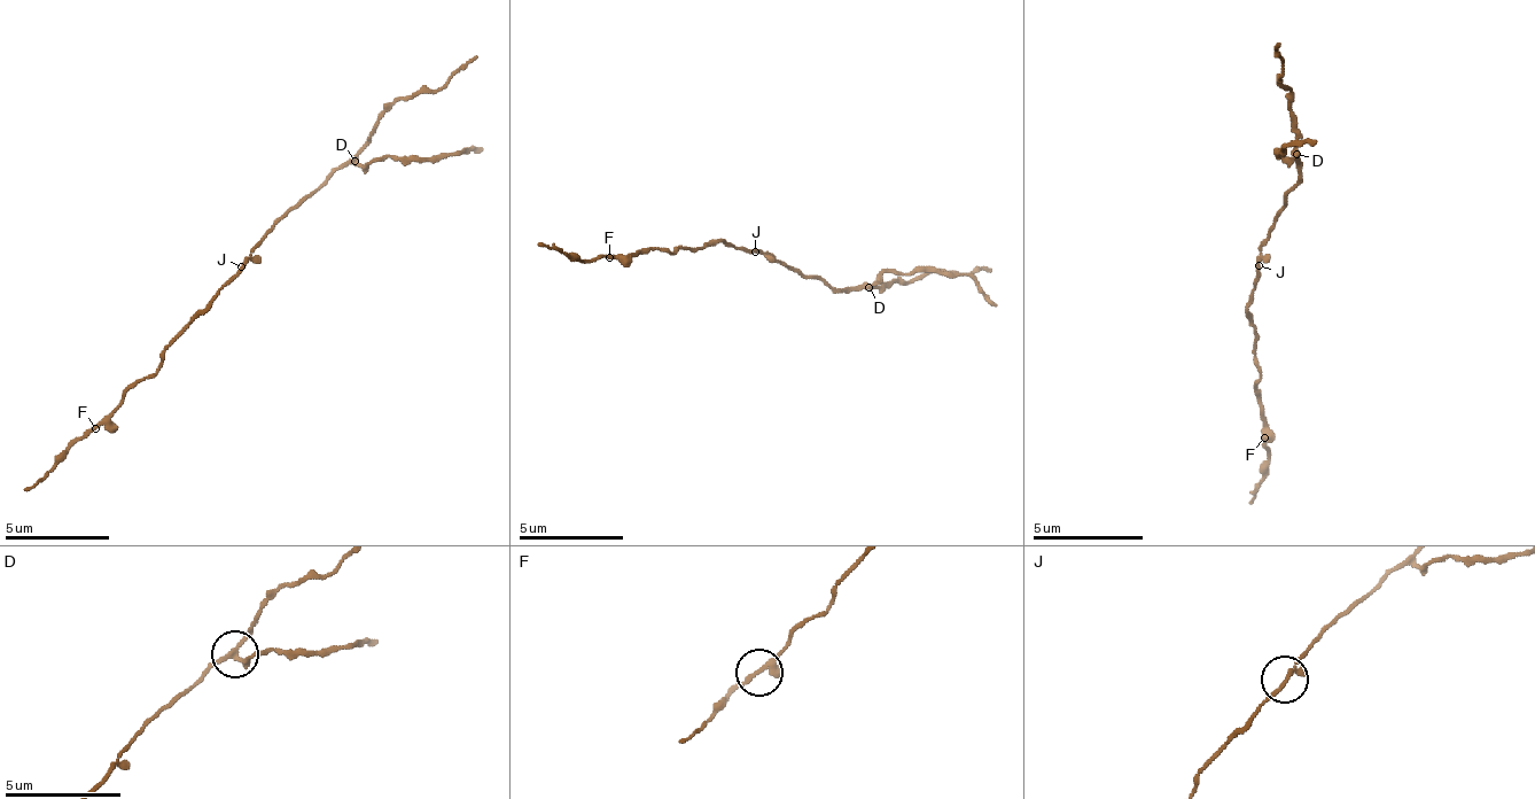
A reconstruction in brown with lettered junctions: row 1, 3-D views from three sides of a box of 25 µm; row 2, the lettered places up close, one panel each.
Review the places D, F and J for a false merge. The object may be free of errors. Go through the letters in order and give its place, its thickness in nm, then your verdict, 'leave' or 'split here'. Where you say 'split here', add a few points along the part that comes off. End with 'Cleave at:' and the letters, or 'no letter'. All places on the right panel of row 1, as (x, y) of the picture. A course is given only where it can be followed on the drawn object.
D: (1296, 154) | 200 nm | split here | (1298, 155), (1282, 149), (1314, 139)
F: (1264, 437) | 200 nm | leave
J: (1259, 265) | 170 nm | leave
Cleave at: D

